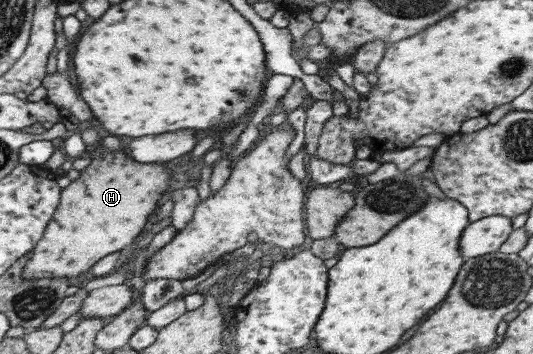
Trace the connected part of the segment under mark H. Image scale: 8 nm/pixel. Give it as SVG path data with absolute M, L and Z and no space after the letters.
M99 144L89 149L86 157L91 162L80 170L79 176L74 181L70 181L60 190L58 205L45 226L42 237L32 248L30 257L23 265L20 274L22 279L79 276L103 256L125 248L137 238L137 234L147 222L147 216L157 206L157 200L161 198L161 194L173 187L169 183L171 176L167 174L163 164L137 164L127 154L103 150Z

